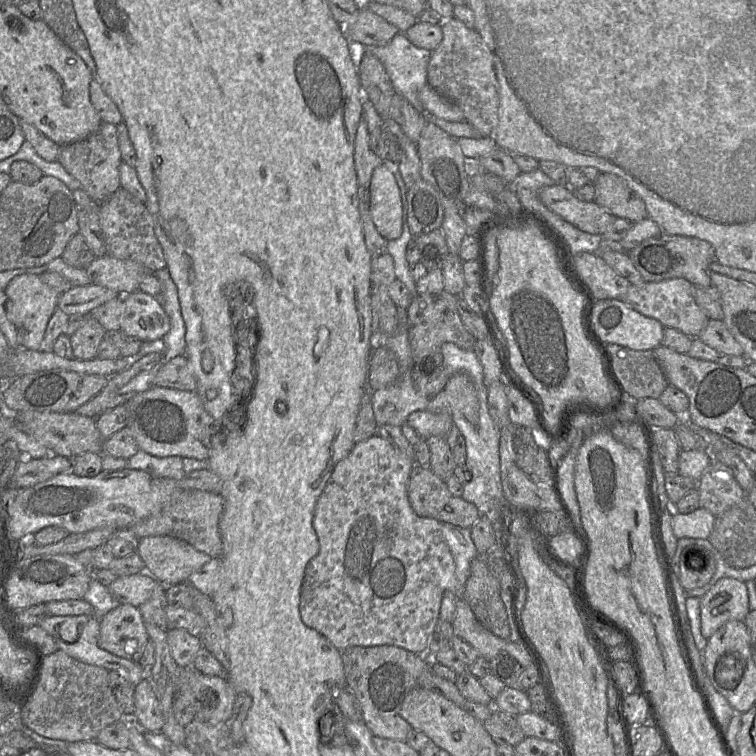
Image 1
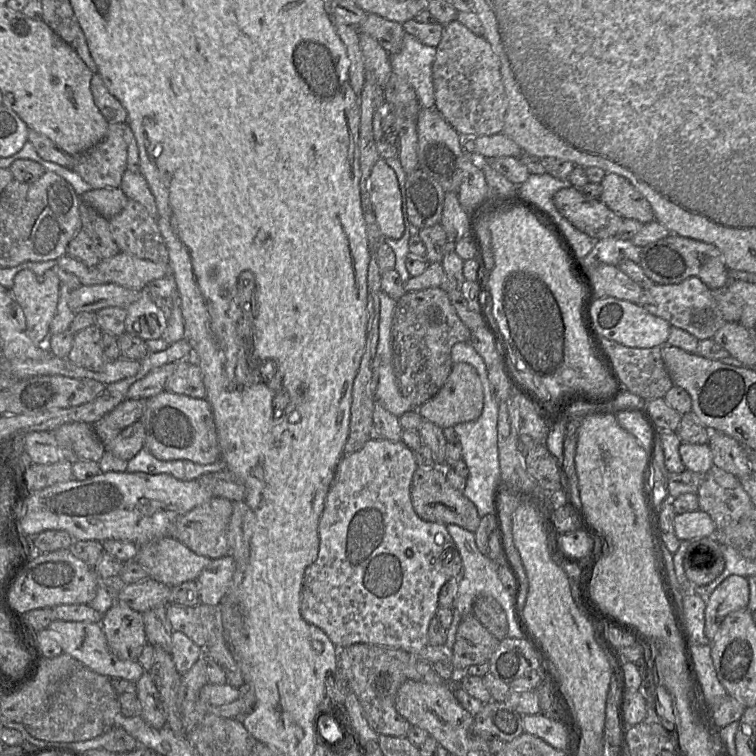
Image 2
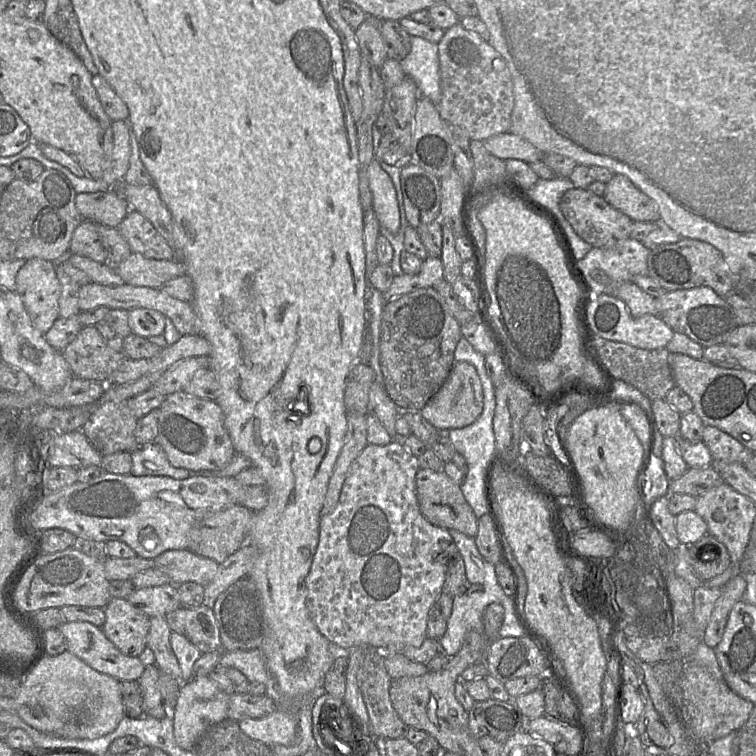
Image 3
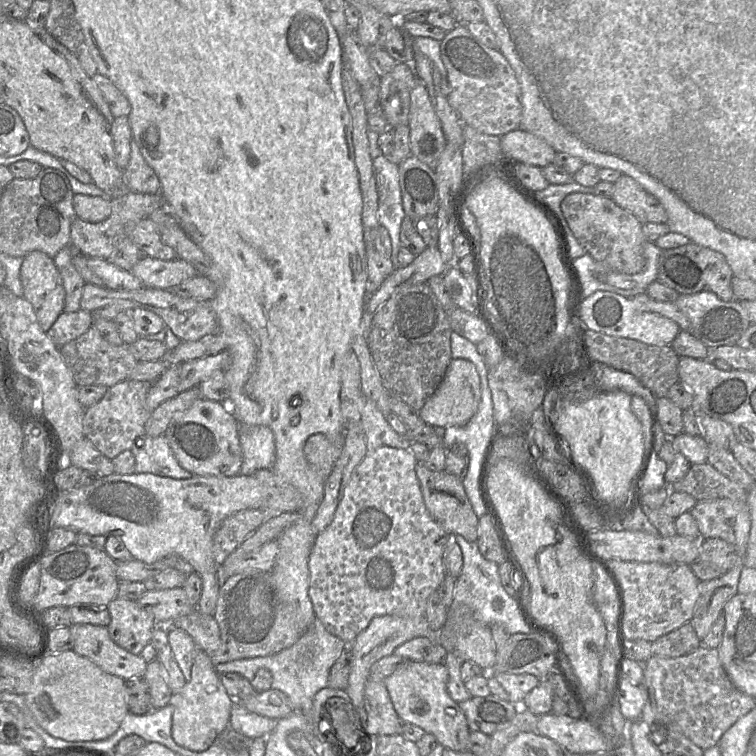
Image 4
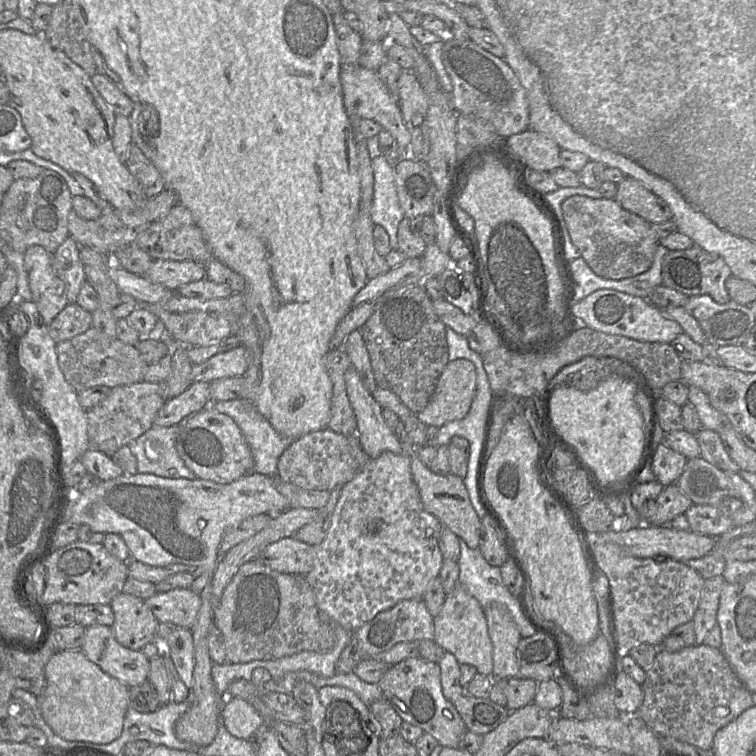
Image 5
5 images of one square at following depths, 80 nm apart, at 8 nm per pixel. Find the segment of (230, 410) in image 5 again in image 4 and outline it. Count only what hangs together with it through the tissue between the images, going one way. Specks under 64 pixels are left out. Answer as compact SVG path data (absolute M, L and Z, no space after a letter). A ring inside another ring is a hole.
M238 425L243 454L238 475L252 475L261 469L271 469L276 459L275 438L271 429L262 425Z

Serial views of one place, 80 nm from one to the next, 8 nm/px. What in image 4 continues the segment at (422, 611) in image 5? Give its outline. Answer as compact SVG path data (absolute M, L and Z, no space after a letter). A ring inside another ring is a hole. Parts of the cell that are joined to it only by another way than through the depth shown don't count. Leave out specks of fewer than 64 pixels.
M384 615L374 617L368 627L351 644L348 644L352 654L352 663L345 691L352 702L358 707L364 707L365 684L369 679L370 668L376 661L393 654L397 647L413 638L429 637L434 638L436 641L437 633L430 628L425 616L400 617L396 615Z

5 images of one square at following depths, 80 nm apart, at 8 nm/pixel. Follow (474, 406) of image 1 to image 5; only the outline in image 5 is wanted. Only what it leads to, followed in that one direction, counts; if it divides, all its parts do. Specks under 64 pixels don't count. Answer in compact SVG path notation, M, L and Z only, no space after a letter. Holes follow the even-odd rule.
M464 358L449 361L440 375L428 405L417 414L427 426L442 427L444 424L463 419L469 412L477 389L477 374L474 364Z

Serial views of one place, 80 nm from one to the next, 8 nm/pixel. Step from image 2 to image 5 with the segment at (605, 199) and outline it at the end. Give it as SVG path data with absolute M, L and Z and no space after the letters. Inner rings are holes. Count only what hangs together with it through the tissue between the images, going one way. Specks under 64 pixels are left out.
M626 177L618 185L615 200L625 210L636 214L649 223L672 220L669 206L641 182Z

